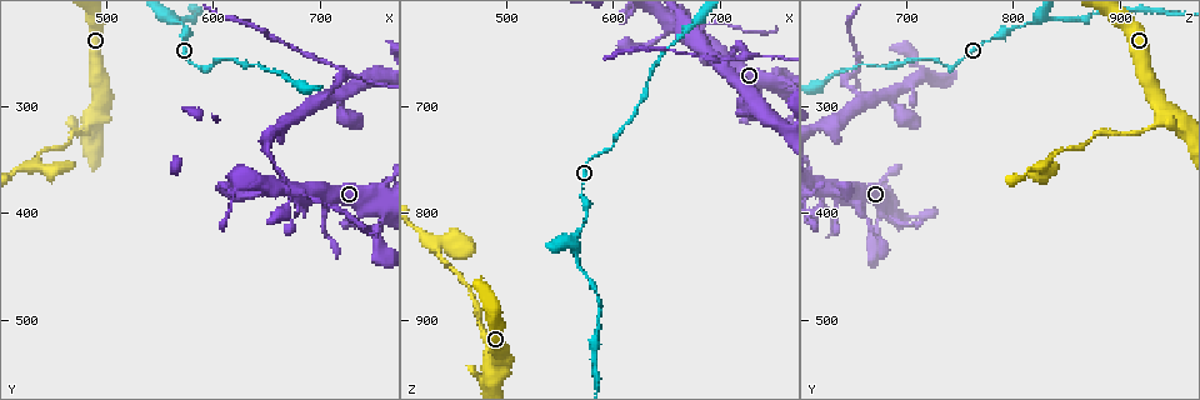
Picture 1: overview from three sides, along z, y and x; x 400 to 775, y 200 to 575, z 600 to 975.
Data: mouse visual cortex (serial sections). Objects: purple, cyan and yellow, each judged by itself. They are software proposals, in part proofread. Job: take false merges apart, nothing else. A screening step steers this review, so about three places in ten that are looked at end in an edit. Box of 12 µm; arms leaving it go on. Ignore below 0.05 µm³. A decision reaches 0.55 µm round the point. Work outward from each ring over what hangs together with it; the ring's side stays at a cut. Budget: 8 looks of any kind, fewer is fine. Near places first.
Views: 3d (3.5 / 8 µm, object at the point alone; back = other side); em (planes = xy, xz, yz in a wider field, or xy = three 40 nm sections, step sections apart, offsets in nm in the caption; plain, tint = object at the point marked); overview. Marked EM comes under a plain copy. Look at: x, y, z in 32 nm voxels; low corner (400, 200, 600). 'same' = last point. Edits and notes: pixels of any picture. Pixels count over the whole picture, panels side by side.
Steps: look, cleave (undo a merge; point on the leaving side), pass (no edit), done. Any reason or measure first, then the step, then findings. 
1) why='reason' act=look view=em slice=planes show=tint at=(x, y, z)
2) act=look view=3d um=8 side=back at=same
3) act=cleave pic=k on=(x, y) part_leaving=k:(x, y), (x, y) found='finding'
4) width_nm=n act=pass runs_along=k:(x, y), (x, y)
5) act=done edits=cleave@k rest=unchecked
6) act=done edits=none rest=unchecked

why='side arm on a straight run' act=look view=3d um=8 at=(690, 388, 646)

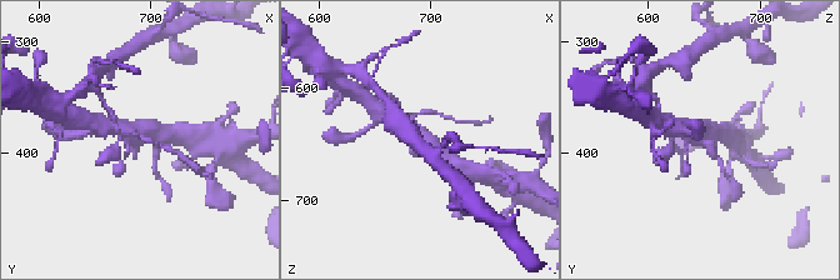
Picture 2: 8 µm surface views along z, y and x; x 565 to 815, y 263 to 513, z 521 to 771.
why='zoom in' act=look view=3d um=3.5 at=(688, 388, 646)

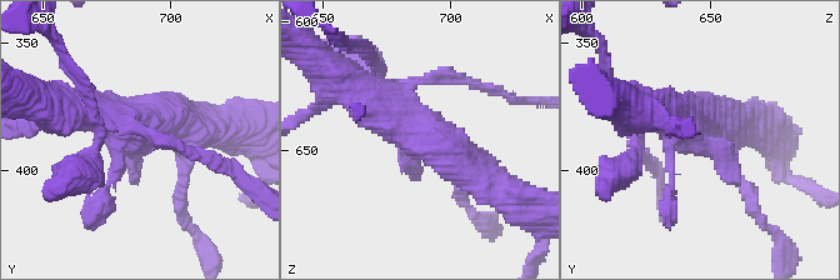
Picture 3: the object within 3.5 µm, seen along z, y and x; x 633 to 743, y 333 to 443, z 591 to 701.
why='now the EM' act=look view=em slice=xy step=1 show=tint at=(689, 387, 645)

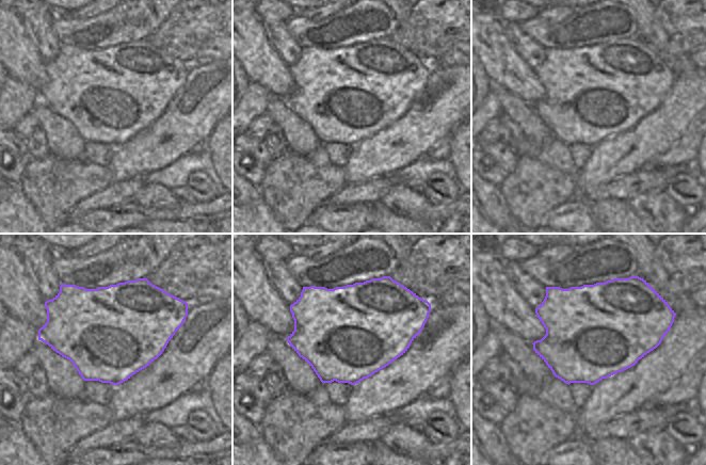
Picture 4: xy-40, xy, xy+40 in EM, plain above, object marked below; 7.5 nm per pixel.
act=pass found='all the same cell'

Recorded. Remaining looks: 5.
why='two arms in line, one across' act=look view=3d um=3.5 at=(702, 294, 662)

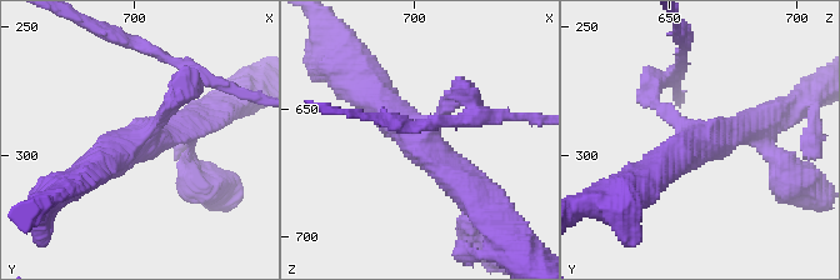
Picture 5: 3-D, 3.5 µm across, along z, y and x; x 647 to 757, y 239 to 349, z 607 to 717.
arms=3 arm_widths_nm=150,400,400 why='shape alone is not enough' act=look view=em slice=xy step=5 show=tint at=(703, 294, 660)

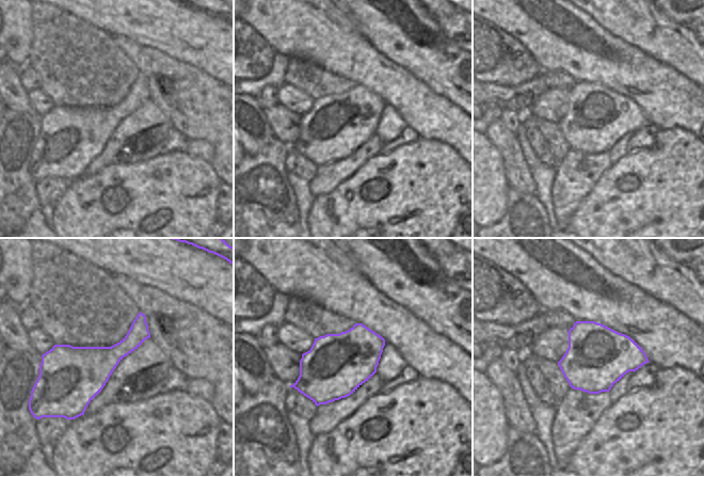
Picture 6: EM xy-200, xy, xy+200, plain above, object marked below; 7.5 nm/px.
act=look view=em slice=xy step=1 show=tint at=same

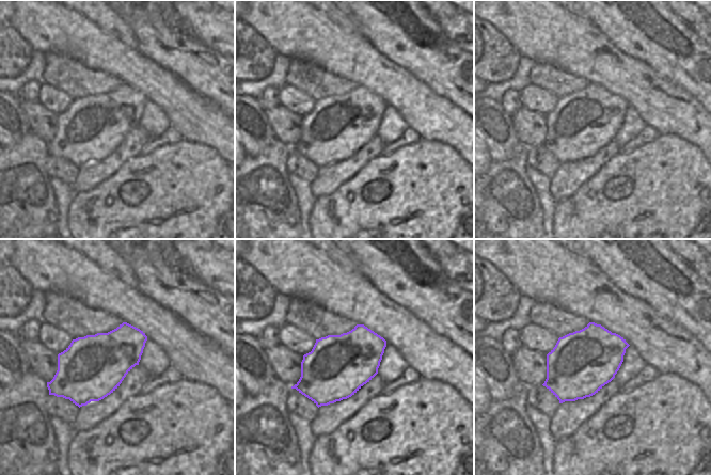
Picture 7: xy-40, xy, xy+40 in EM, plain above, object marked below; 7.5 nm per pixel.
act=pass runs_along=5:(363, 88), (420, 136), (474, 200) found='continuous, no second cell'

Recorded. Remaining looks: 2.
why='three-way junction' act=look view=3d um=3.5 at=(486, 314, 936)

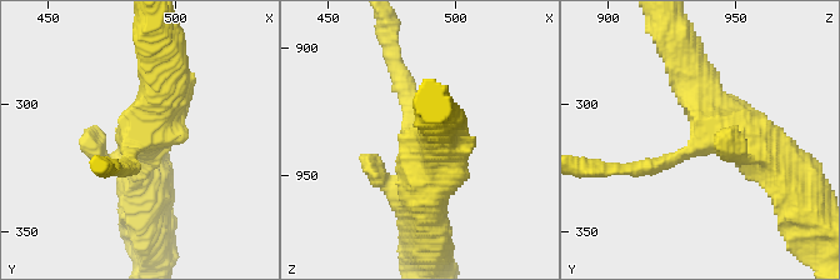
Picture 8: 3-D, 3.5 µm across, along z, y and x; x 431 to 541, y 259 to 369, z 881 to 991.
why='shape alone is not enough' act=look view=em slice=xy step=1 show=tint at=(483, 316, 937)

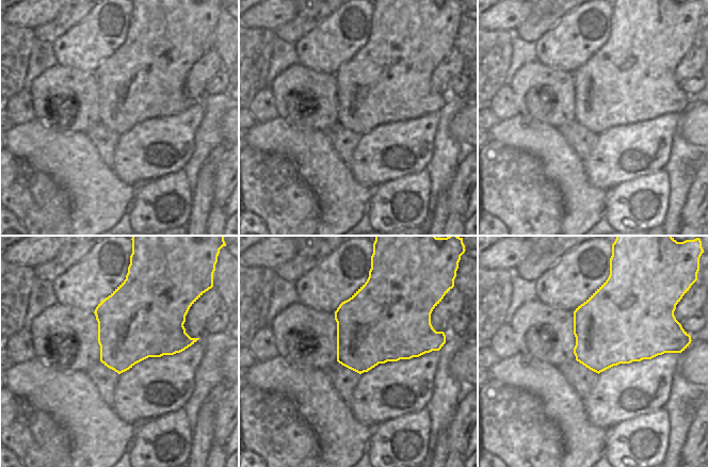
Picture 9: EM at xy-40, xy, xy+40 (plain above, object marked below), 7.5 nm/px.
act=cleave pic=8 on=(403, 73) part_leaving=8:(409, 113), (409, 84), (385, 33) found='a second cell is stuck on'

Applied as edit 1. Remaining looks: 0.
act=done edits=cleave@8 rest=unchecked

